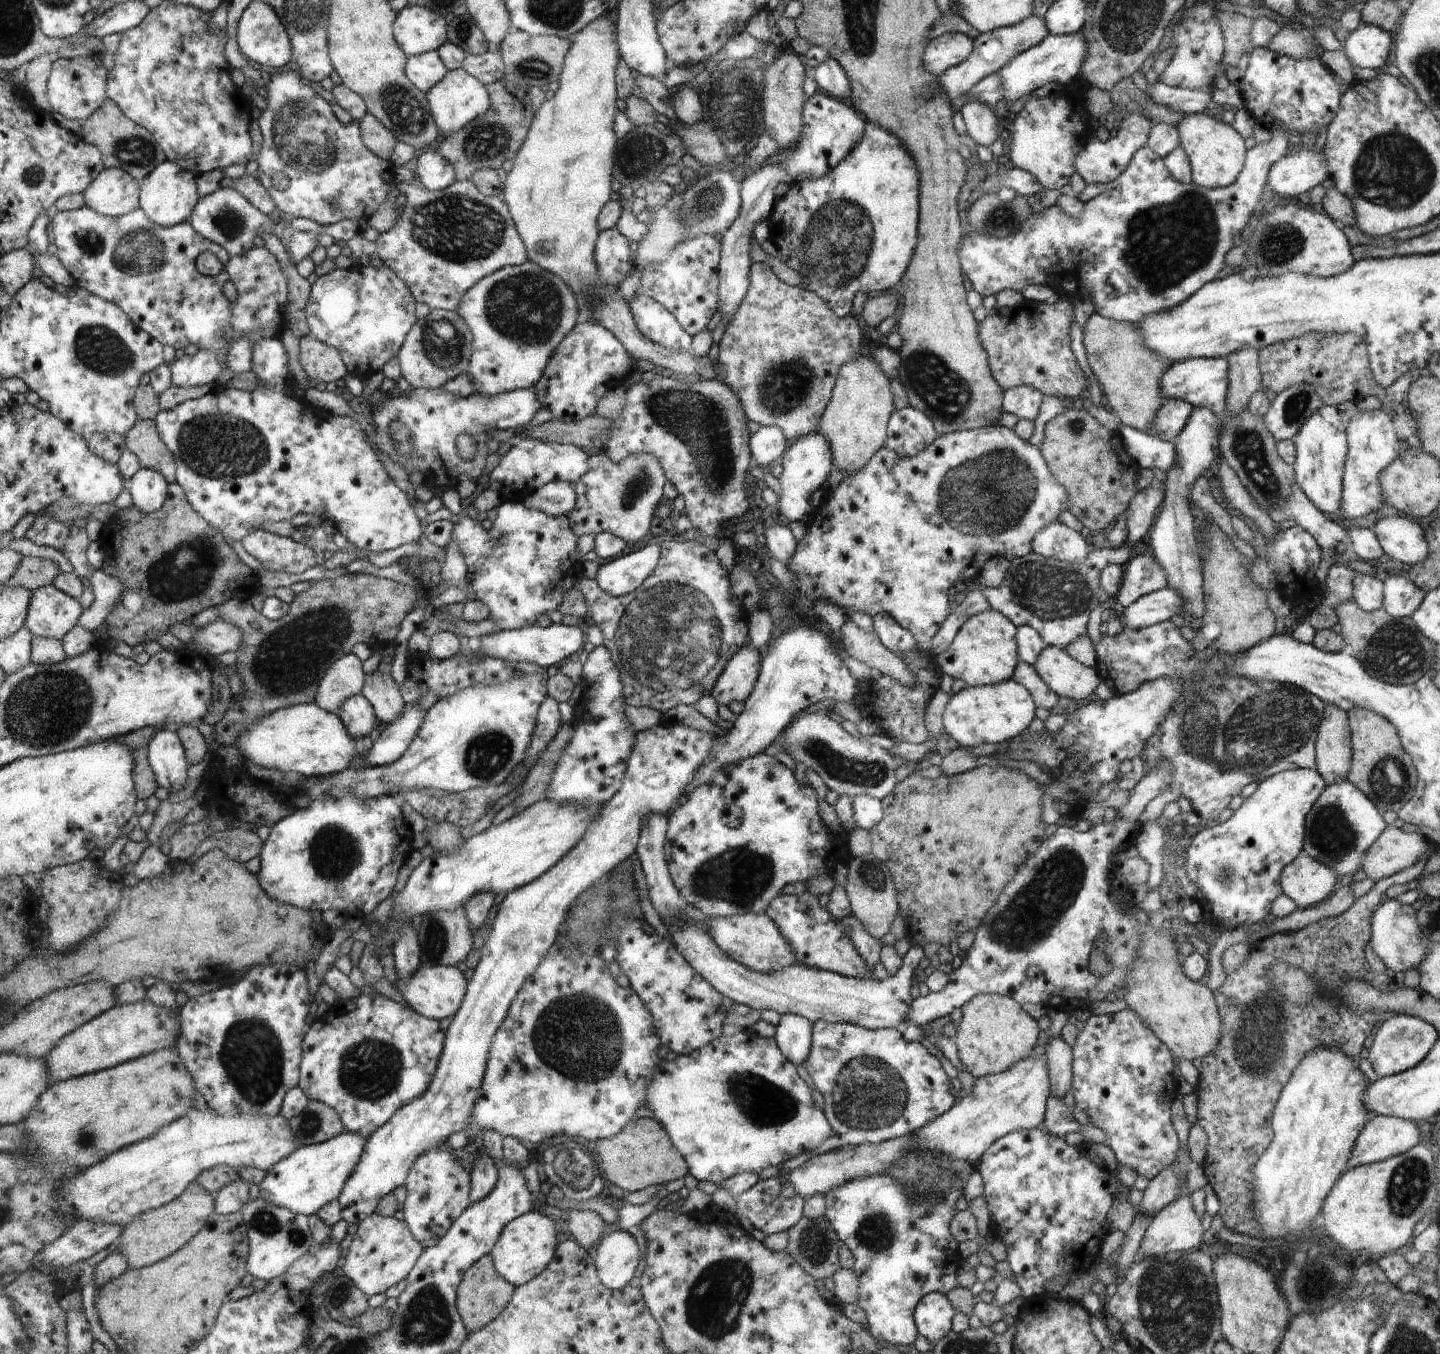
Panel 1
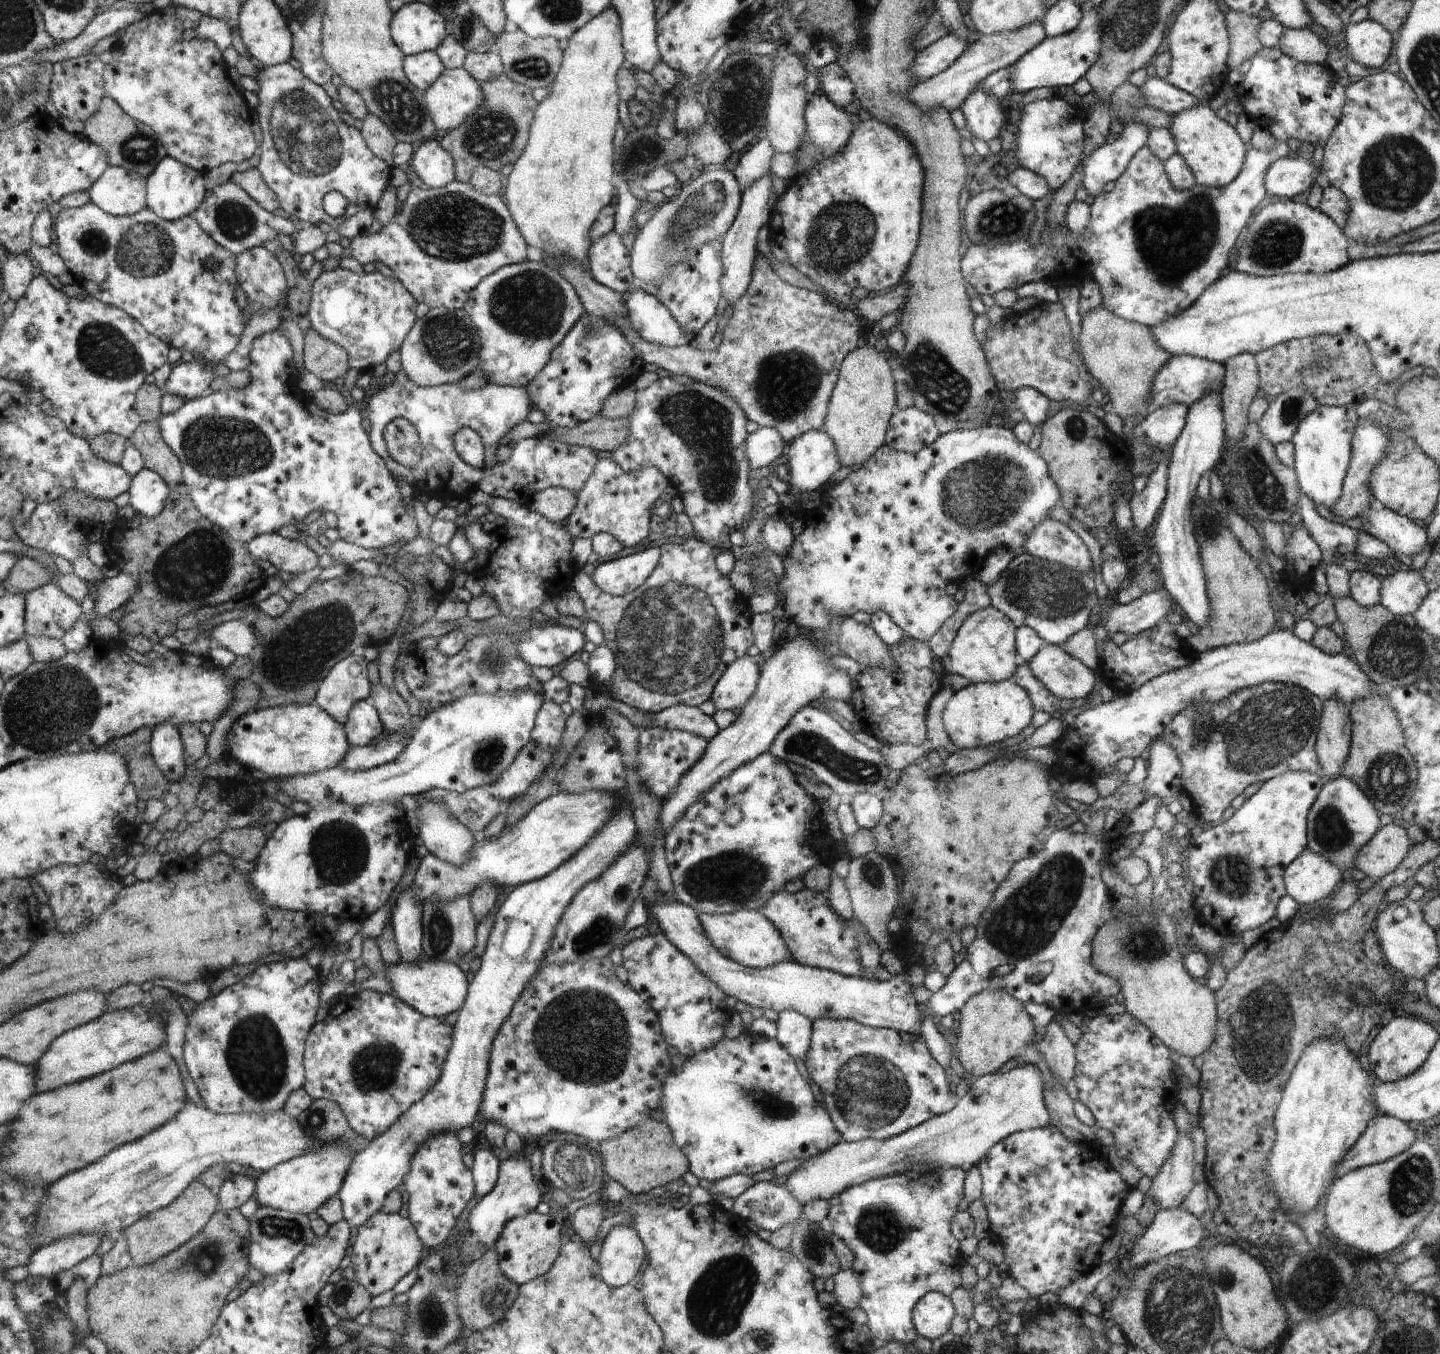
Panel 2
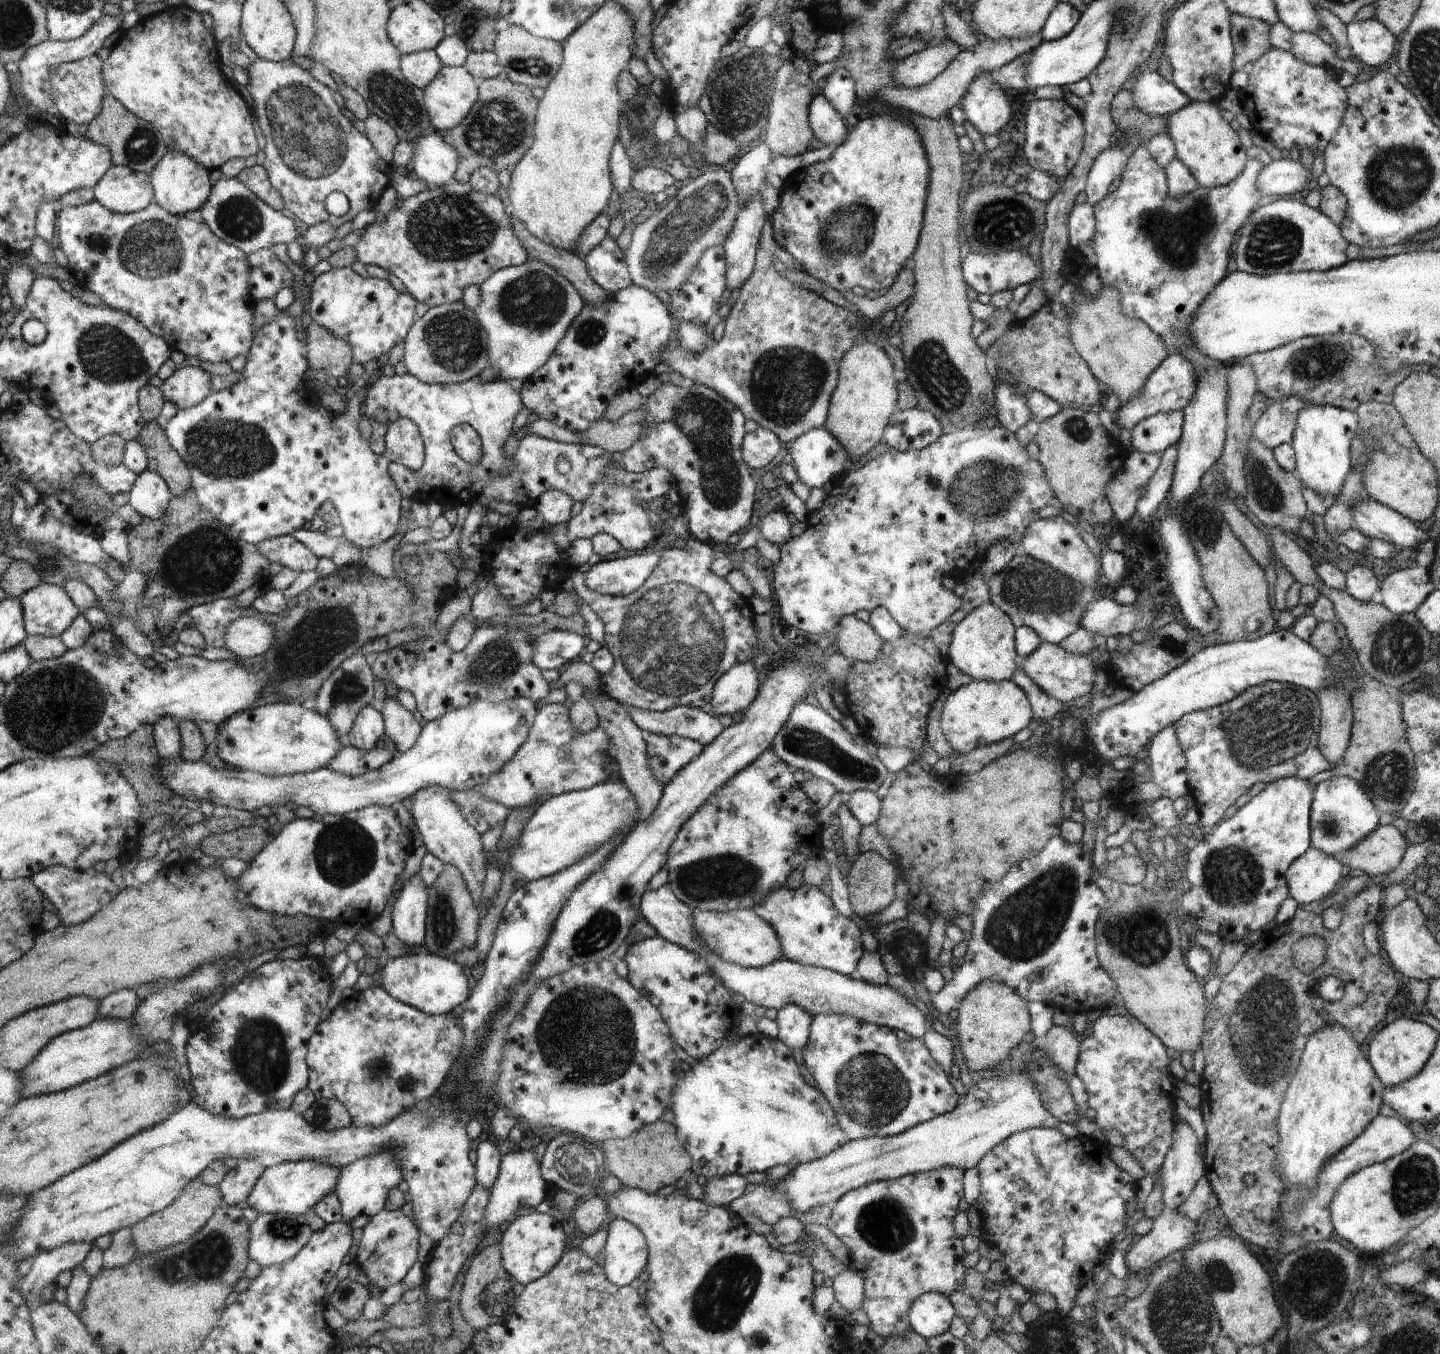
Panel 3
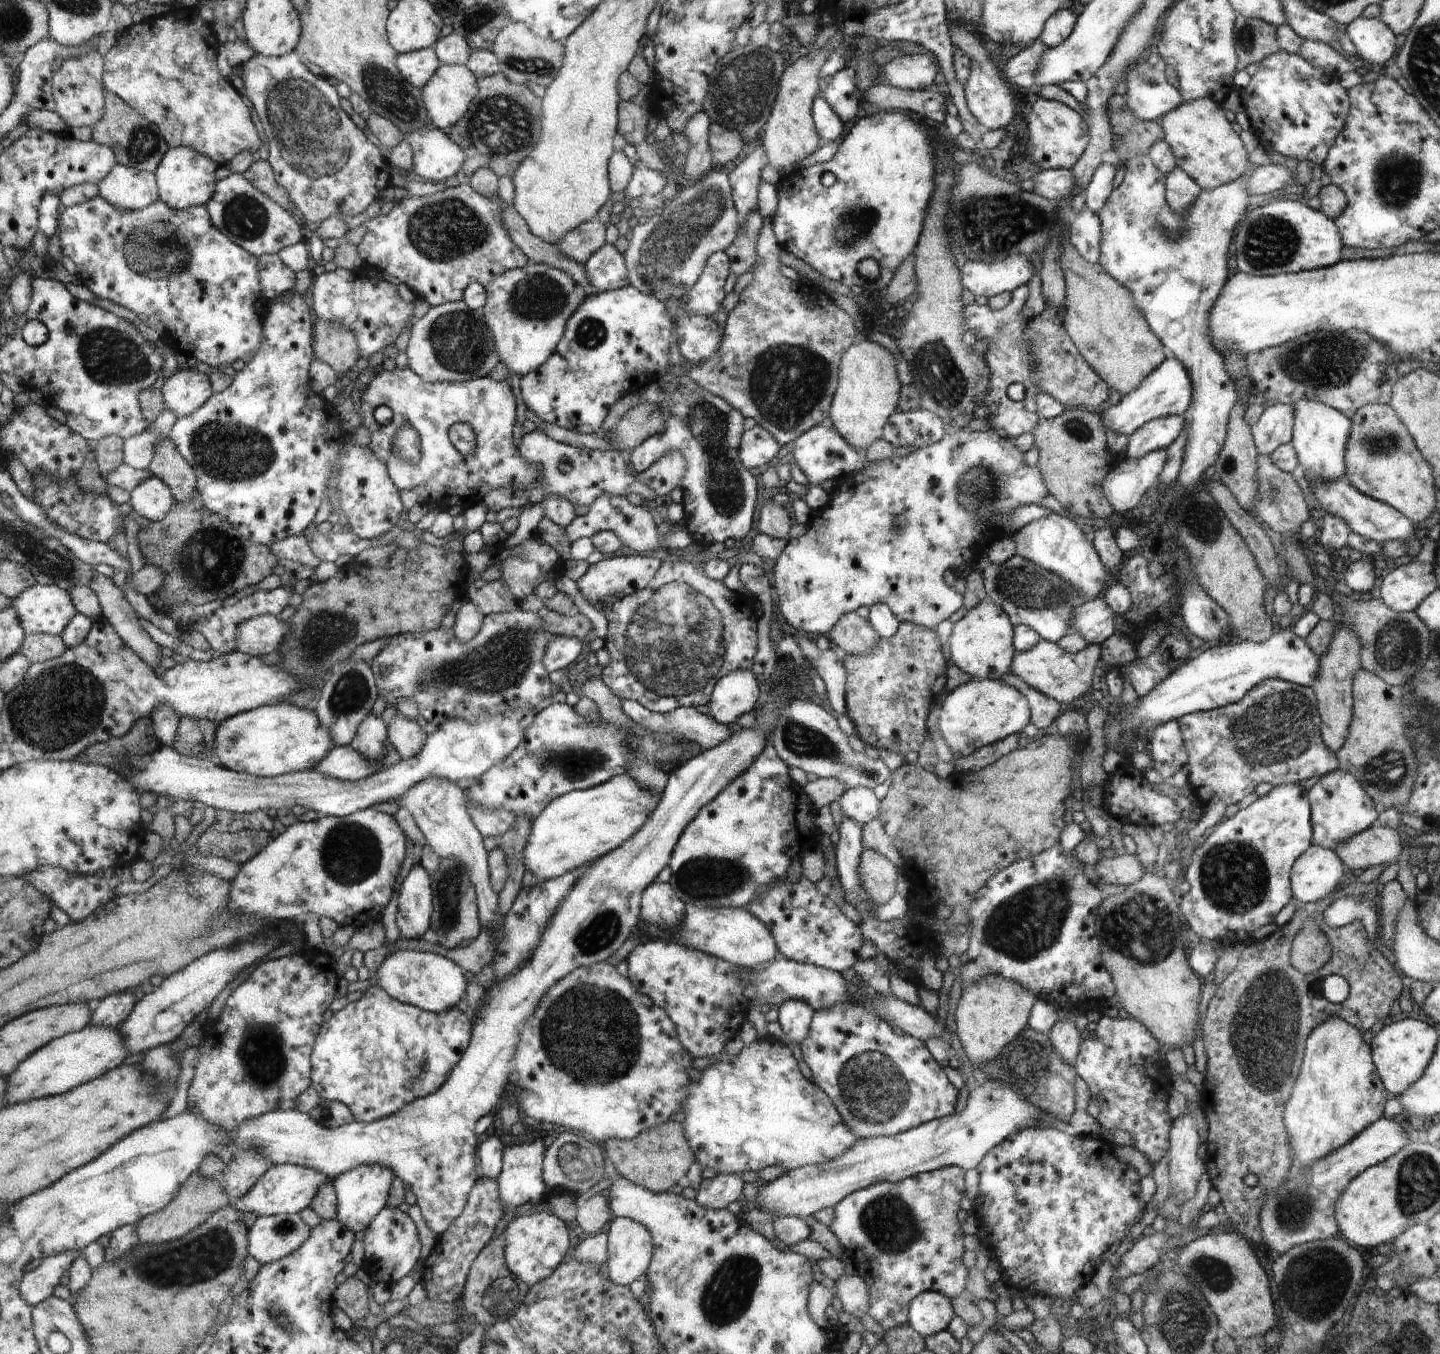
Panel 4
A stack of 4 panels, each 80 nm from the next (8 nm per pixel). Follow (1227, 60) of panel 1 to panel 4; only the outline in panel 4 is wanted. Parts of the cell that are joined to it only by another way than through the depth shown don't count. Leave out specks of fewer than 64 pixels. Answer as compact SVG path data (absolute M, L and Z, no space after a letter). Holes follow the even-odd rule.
M1238 15L1234 23L1237 70L1248 64L1258 64L1262 59L1281 50L1277 39L1277 27L1265 20Z

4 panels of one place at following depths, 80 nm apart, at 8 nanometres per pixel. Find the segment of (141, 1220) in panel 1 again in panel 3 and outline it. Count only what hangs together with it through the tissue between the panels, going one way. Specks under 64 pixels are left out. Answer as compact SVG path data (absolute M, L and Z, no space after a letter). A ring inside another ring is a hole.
M197 1176L183 1188L183 1194L166 1210L157 1212L133 1227L135 1241L142 1253L155 1253L164 1248L174 1248L177 1244L191 1239L201 1228L204 1228L216 1211L224 1206L225 1198L219 1186L209 1185L203 1176Z

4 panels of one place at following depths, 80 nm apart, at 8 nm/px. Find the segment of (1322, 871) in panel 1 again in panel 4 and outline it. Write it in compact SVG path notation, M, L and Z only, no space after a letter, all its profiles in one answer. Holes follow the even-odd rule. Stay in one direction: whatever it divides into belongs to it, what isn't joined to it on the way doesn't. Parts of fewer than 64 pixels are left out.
M1311 844L1292 865L1290 880L1295 900L1313 903L1334 891L1347 877L1347 869L1334 849Z

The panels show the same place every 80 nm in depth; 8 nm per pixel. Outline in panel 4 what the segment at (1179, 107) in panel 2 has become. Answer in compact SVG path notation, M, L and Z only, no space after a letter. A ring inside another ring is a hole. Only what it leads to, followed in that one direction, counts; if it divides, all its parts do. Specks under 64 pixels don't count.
M1146 60L1136 64L1127 74L1127 104L1138 120L1160 120L1167 112L1184 102L1180 91L1170 85L1162 66L1152 66Z

